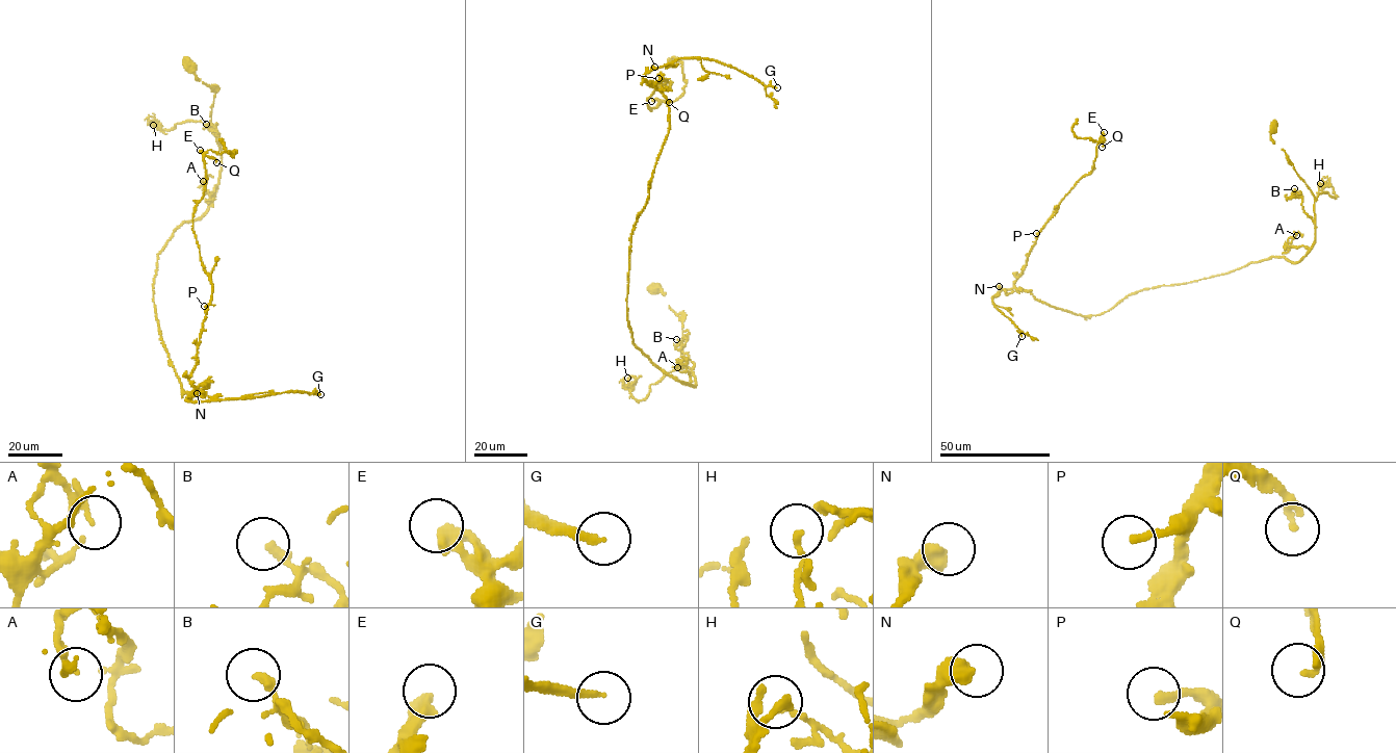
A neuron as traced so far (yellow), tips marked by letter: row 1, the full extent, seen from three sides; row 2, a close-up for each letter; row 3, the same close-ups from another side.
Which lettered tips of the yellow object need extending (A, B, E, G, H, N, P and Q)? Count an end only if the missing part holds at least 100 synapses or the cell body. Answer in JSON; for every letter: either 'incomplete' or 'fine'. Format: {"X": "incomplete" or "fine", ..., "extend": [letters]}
{"A": "fine", "B": "fine", "E": "fine", "G": "incomplete", "H": "fine", "N": "fine", "P": "fine", "Q": "fine", "extend": ["G"]}

